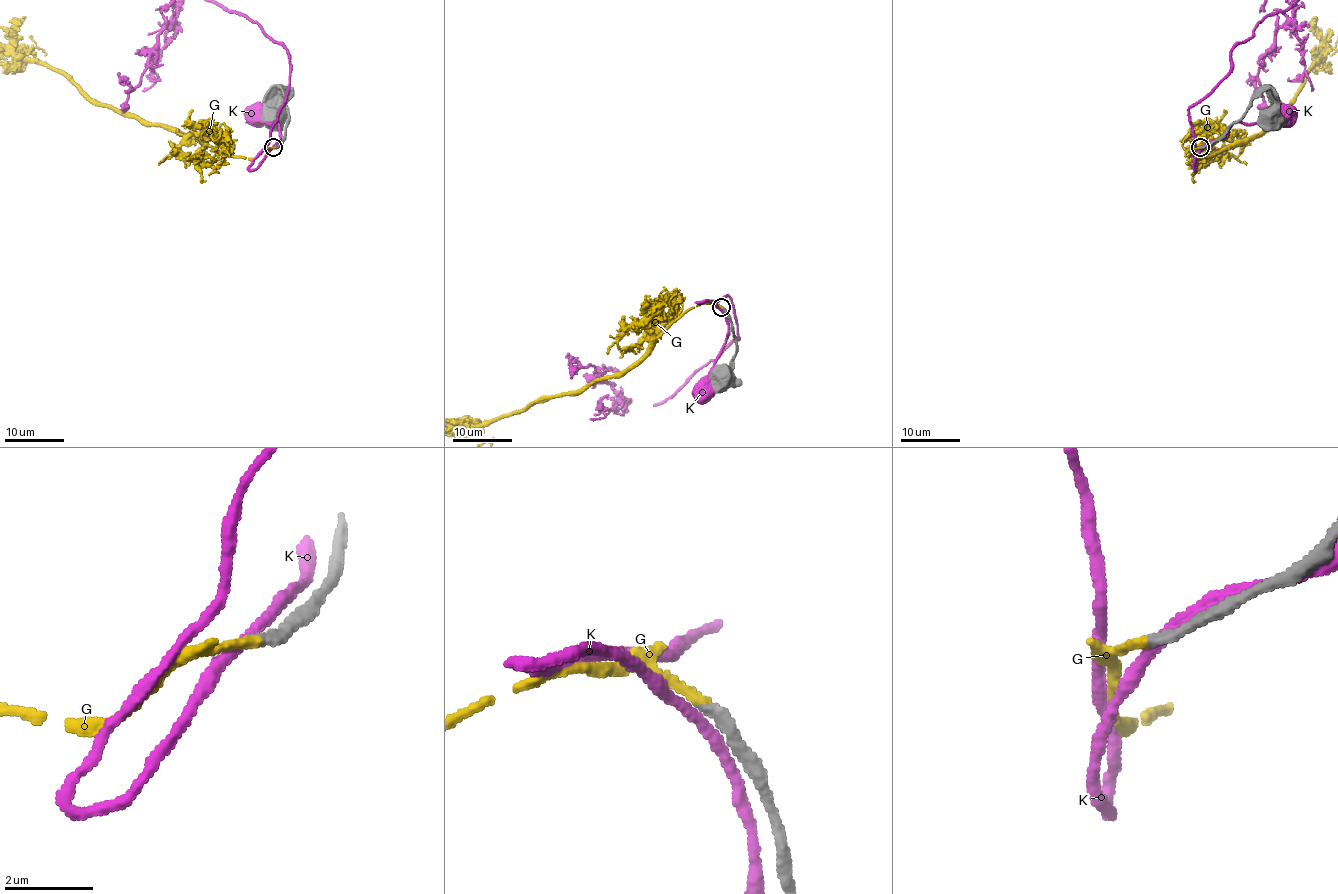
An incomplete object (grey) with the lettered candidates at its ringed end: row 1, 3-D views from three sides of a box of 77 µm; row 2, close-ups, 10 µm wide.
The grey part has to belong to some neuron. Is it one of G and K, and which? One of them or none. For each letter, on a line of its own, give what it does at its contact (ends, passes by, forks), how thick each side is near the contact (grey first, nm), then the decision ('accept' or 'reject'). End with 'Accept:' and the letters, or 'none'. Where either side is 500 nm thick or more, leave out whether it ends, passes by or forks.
G: it ends there; 260 nm thick on the grey side, 220 nm on the other; accept
K: it passes by; 320 nm thick on the grey side, 240 nm on the other; reject
Accept: G

